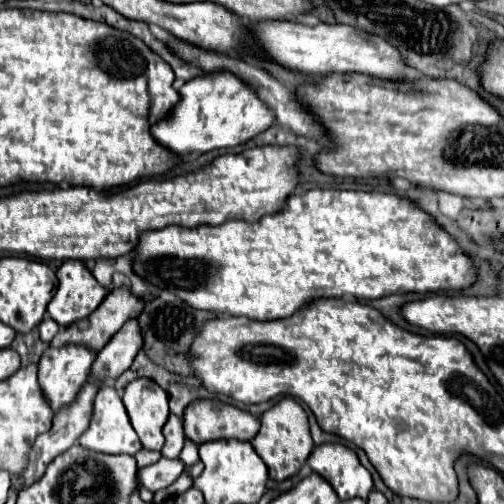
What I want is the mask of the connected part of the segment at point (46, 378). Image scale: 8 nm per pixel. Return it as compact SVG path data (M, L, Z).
M66 344L66 348L48 346L40 358L38 382L54 412L70 404L82 384L90 376L90 366L96 352L90 348L78 348L78 344Z

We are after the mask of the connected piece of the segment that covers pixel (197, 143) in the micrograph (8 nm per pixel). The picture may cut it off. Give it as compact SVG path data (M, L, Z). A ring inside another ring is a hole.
M218 72L218 76L196 76L184 82L178 92L182 100L176 104L172 114L152 126L152 136L178 156L238 146L274 124L274 114L258 98L254 88L244 80L238 80L238 76L230 76L230 72Z

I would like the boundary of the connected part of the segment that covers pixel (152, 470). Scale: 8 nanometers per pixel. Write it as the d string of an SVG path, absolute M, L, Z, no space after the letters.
M160 458L156 464L140 468L140 482L150 492L158 492L162 488L168 488L184 472L184 468L186 466L180 458Z

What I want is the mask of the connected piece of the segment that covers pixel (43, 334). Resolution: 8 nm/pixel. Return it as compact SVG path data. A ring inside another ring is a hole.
M46 316L46 318L40 322L38 332L40 332L40 340L42 340L42 342L50 342L50 340L56 336L56 332L58 332L58 324L56 324L50 316Z

